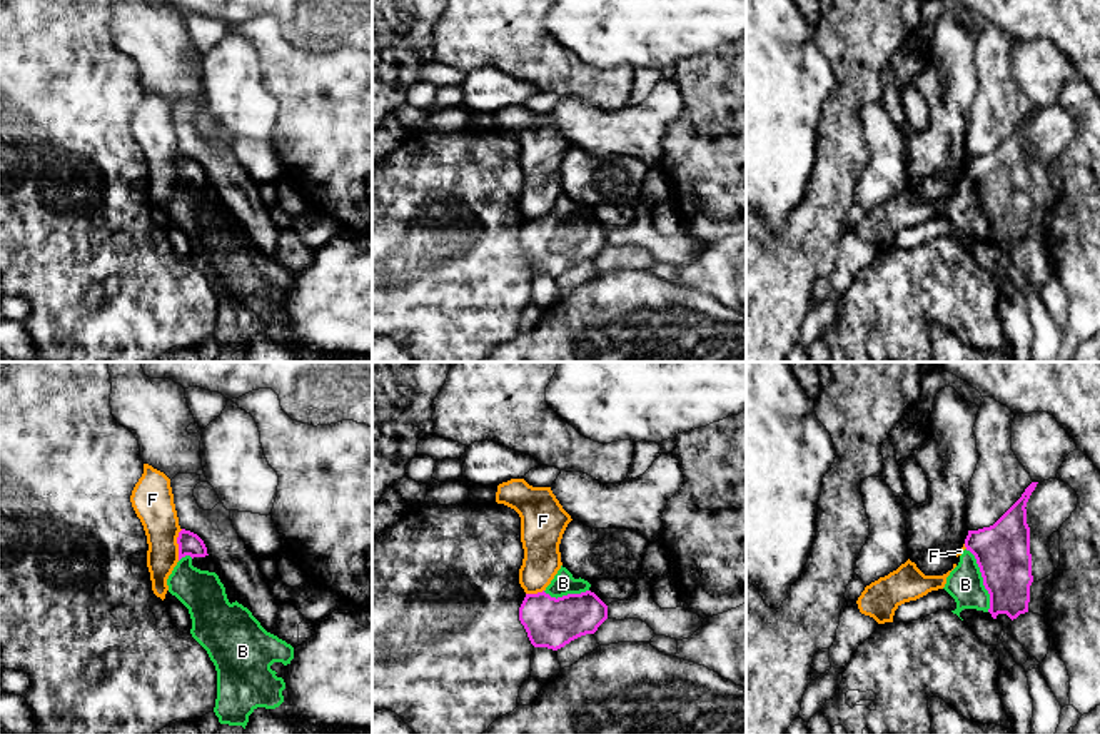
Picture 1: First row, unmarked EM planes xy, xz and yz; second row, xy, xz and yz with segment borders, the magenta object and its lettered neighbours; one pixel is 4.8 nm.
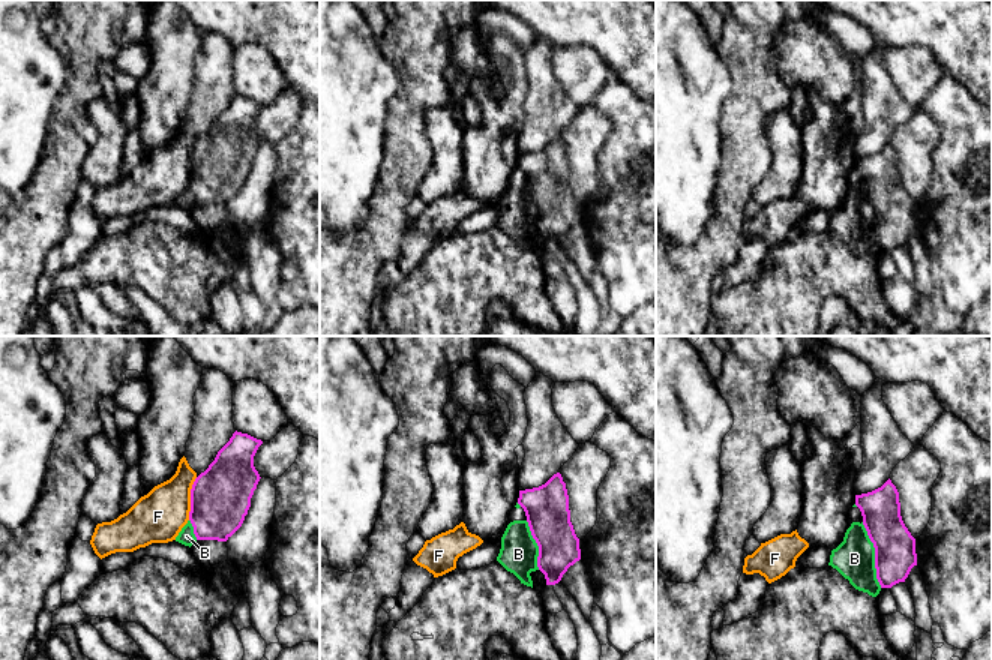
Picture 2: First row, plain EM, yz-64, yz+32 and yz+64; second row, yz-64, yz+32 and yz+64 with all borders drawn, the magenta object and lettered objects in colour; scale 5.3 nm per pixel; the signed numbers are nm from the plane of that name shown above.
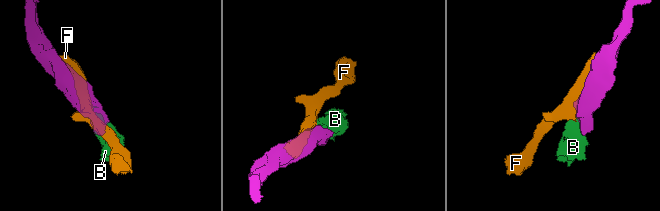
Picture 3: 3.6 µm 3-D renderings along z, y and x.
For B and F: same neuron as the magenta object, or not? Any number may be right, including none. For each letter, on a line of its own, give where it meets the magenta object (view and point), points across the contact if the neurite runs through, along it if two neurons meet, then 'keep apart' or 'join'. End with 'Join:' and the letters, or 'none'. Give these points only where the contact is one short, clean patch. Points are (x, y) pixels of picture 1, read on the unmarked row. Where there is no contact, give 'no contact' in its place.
B: meets magenta in yz at (983, 206); join
F: meets magenta in xy at (177, 169); keep apart
Join: B

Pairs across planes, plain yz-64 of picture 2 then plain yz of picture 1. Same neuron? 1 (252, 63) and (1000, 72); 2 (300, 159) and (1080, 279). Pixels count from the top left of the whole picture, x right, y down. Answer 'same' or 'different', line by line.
1: different
2: same

